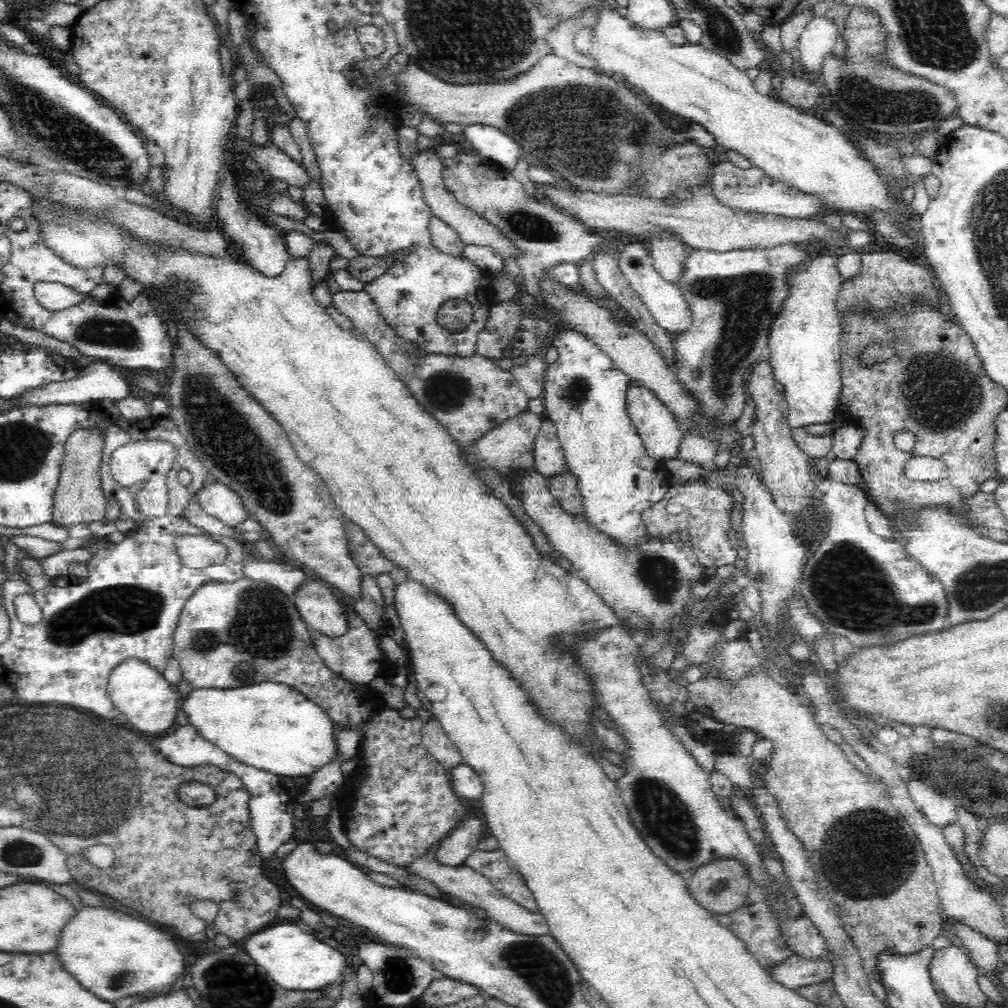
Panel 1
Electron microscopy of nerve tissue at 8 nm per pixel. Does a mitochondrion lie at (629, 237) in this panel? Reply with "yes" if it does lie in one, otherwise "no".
no

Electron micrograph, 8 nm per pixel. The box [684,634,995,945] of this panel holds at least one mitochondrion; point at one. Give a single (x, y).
(876, 831)

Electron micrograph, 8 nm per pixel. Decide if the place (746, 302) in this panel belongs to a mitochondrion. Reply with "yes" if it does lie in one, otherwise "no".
yes

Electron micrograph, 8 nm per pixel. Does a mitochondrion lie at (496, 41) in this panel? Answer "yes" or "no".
yes

